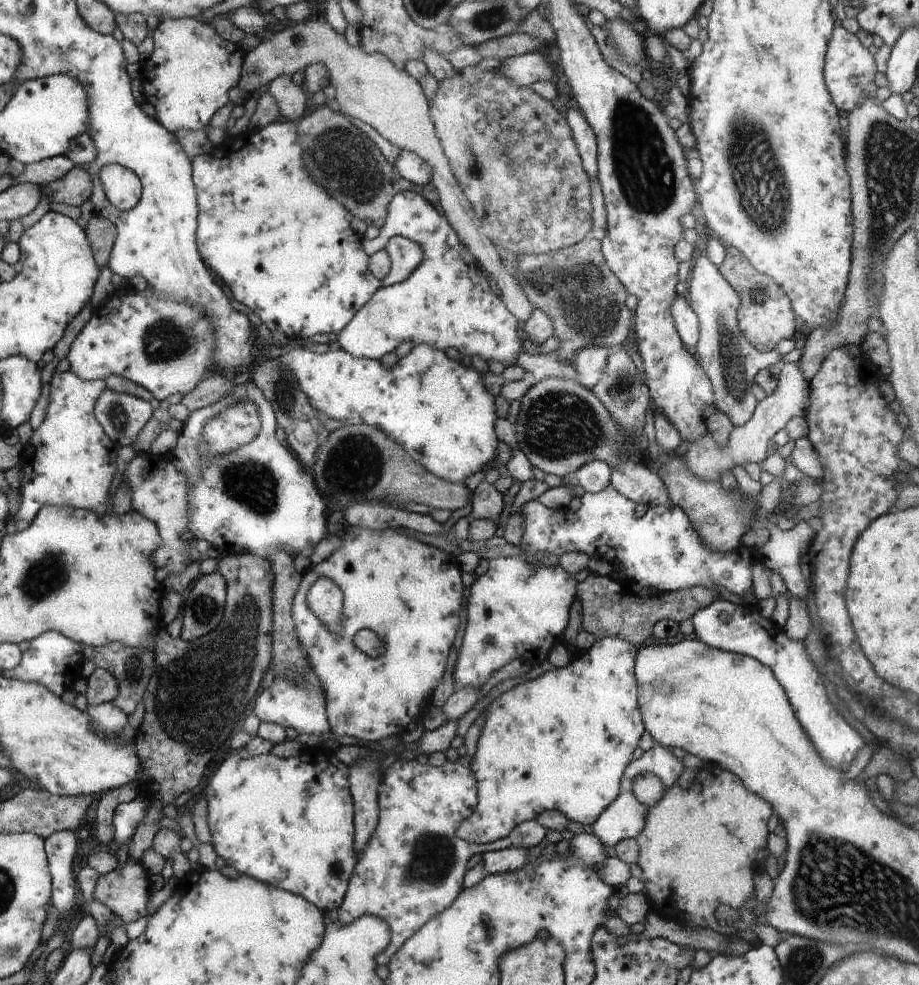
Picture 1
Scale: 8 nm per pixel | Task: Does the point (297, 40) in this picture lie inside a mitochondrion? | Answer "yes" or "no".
yes

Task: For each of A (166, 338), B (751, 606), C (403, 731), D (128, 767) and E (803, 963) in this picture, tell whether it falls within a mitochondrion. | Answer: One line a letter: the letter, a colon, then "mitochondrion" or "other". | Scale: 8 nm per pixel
A: mitochondrion
B: other
C: other
D: other
E: mitochondrion

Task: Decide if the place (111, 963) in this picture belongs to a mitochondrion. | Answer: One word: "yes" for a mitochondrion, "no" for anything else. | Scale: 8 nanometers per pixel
no

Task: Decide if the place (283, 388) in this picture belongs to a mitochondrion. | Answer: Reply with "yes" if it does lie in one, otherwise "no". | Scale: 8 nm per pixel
yes

